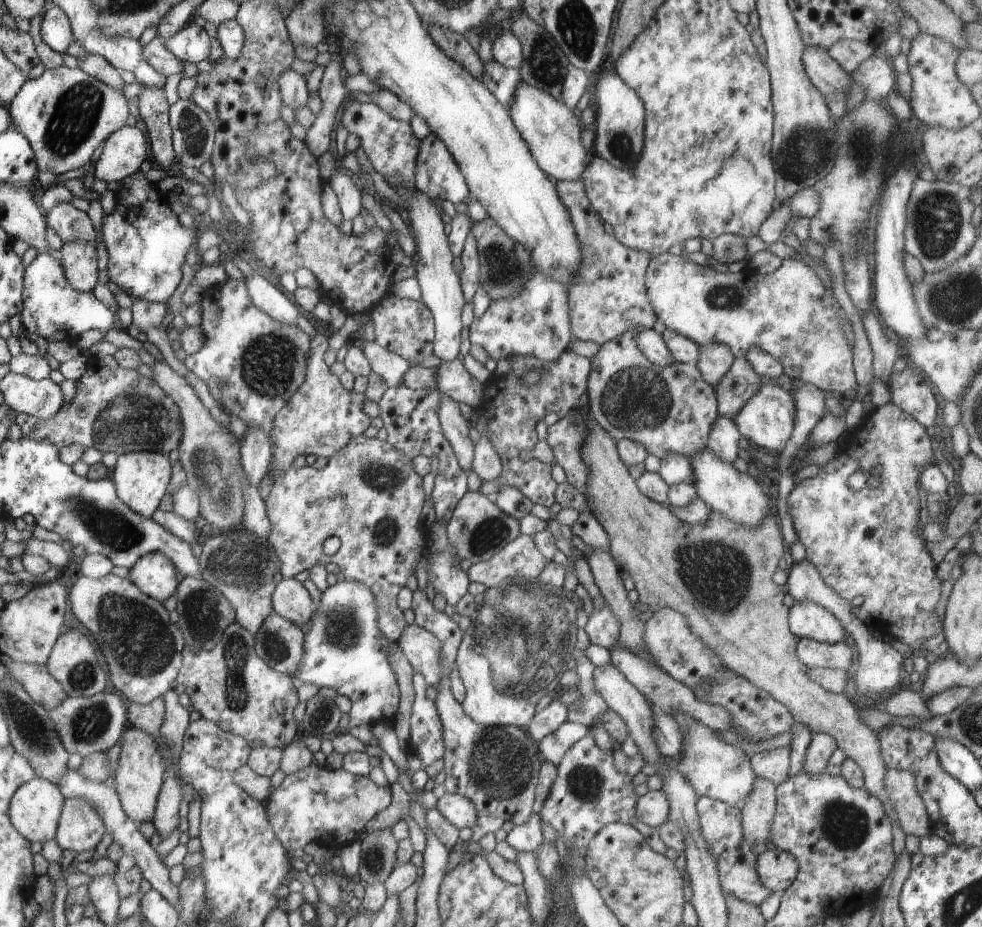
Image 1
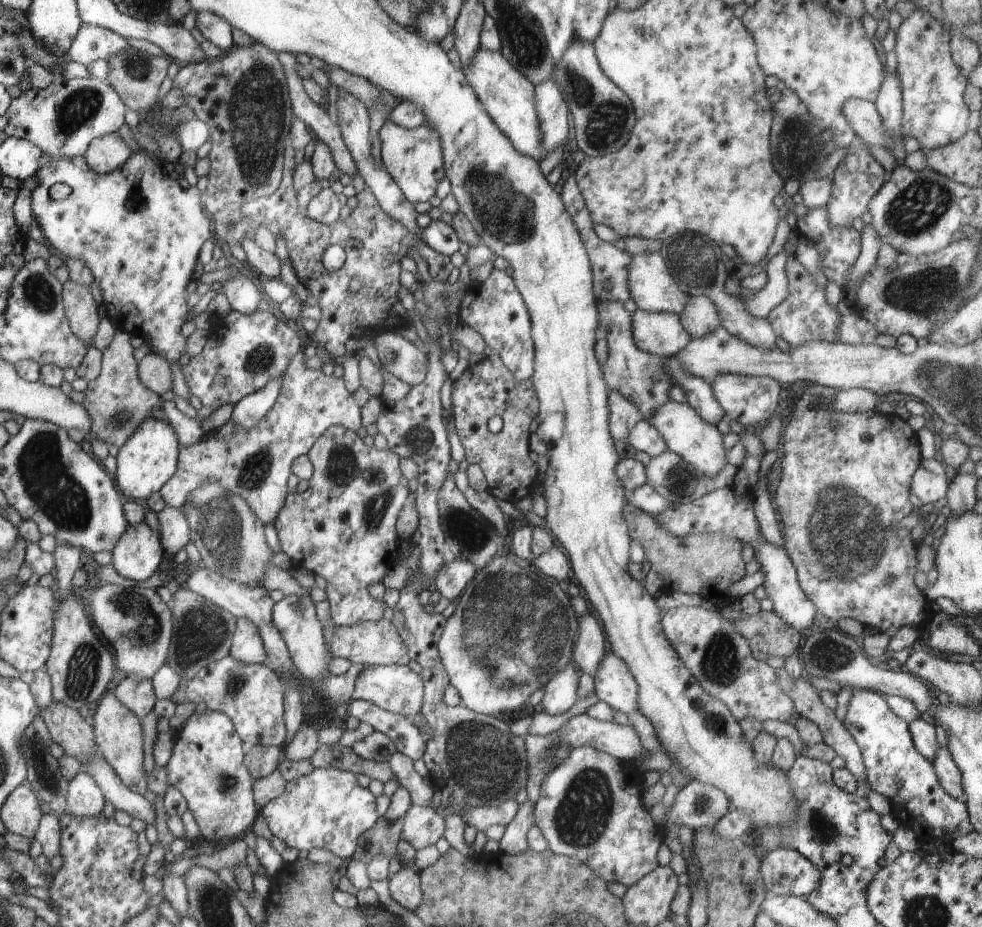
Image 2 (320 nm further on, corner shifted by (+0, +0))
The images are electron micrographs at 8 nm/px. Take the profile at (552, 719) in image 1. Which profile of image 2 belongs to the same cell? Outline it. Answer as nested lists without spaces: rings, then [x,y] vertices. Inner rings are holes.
[[[571,662],[547,682],[544,686],[544,698],[538,709],[548,715],[562,715],[579,701],[576,692],[579,677],[576,669]]]

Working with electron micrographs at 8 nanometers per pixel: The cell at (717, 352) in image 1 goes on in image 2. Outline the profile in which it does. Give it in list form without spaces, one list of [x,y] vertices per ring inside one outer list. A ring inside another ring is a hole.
[[[690,295],[690,300],[686,302],[679,318],[693,339],[702,338],[721,325],[720,312],[716,304],[706,296]]]

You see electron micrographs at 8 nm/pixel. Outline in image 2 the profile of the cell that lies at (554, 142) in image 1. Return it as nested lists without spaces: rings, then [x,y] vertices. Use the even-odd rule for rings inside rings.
[[[480,48],[474,58],[470,60],[468,68],[462,67],[464,76],[472,90],[476,92],[478,100],[484,104],[484,110],[494,120],[497,128],[510,140],[514,149],[524,156],[534,158],[536,162],[544,160],[542,148],[542,132],[540,120],[534,106],[535,85],[527,80],[510,62],[499,52],[490,52]]]

